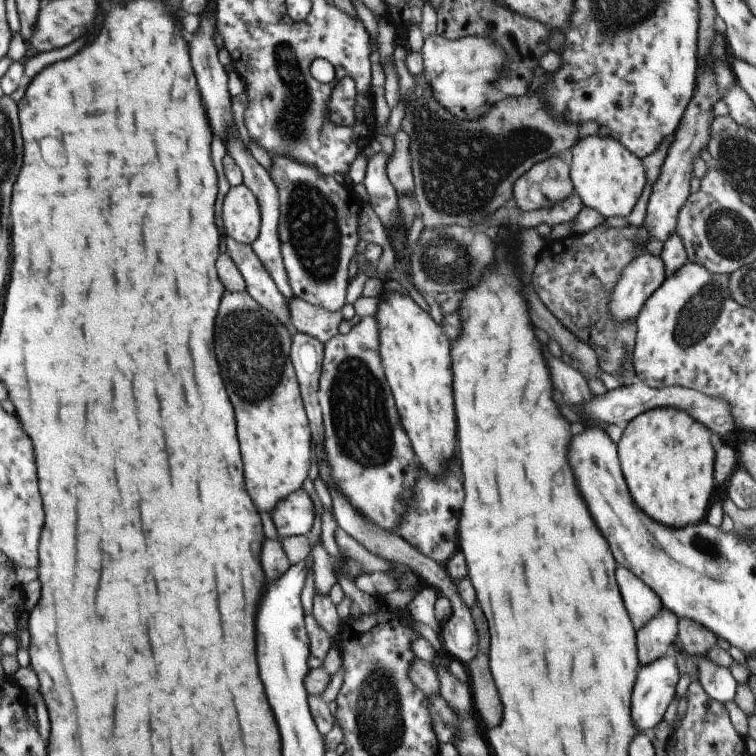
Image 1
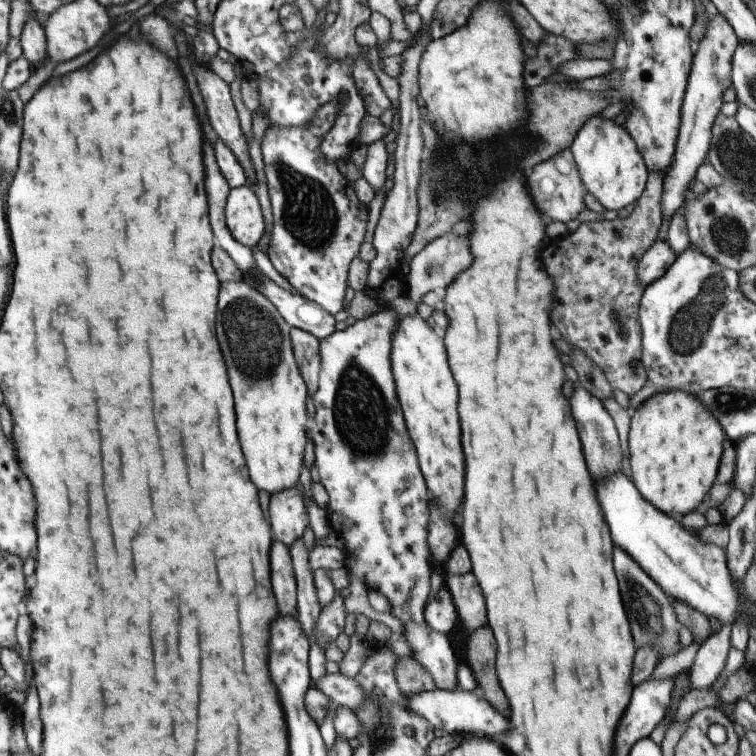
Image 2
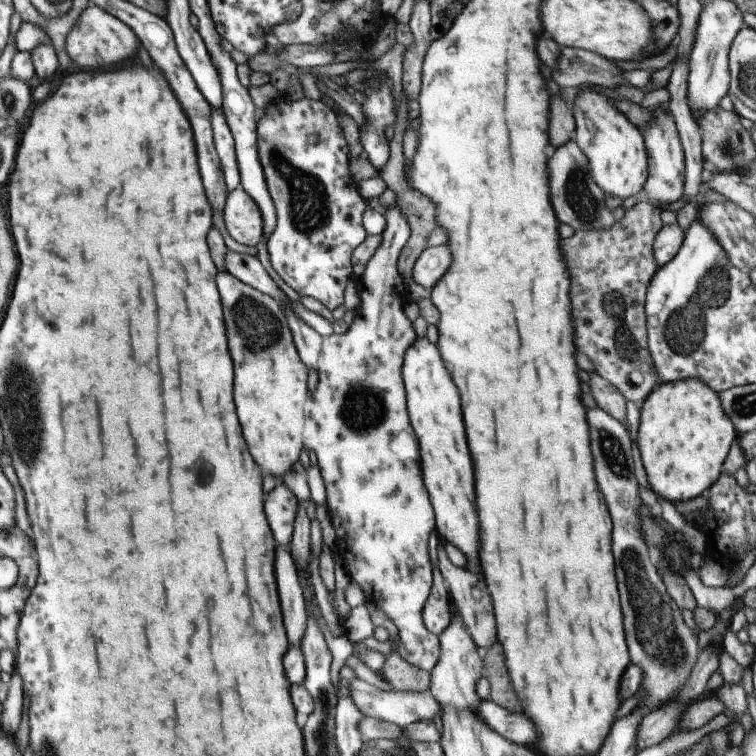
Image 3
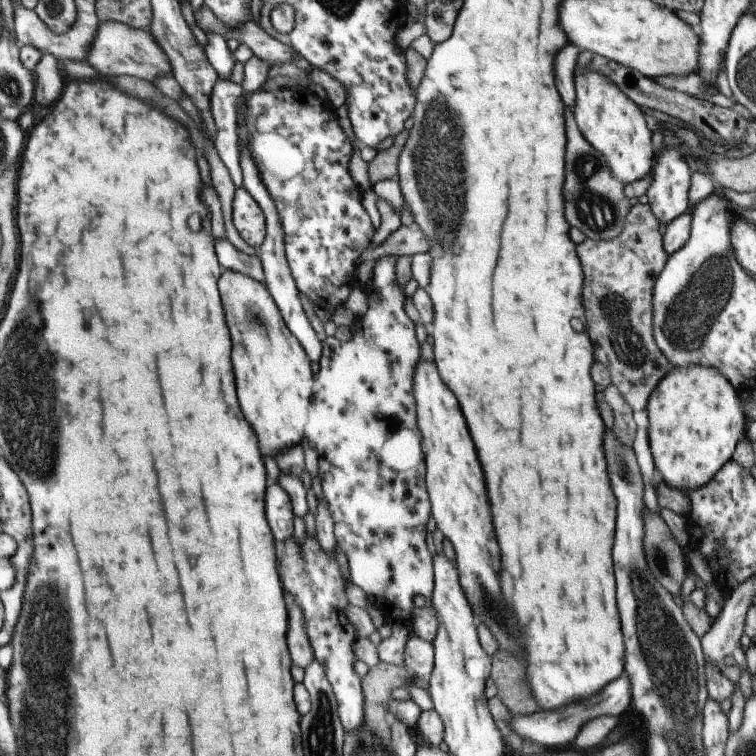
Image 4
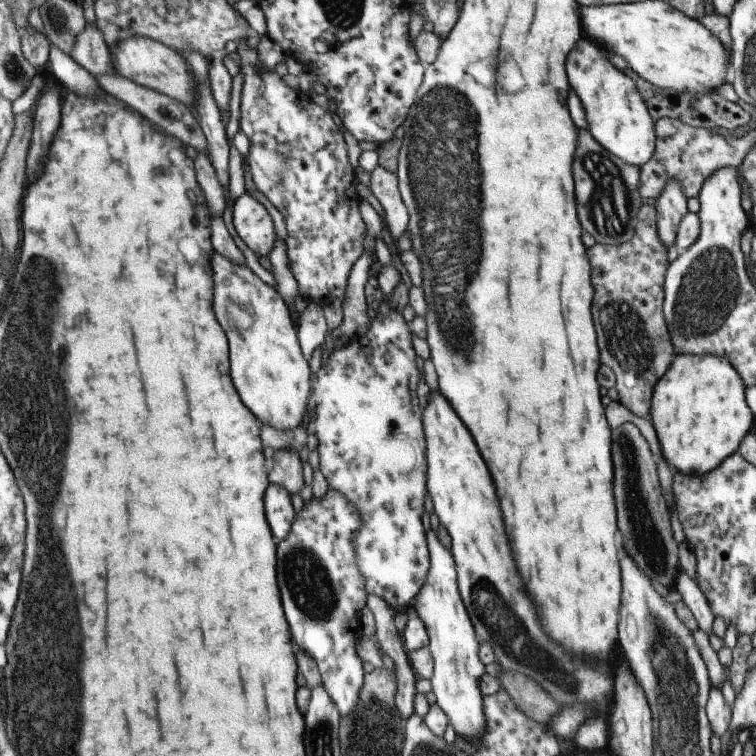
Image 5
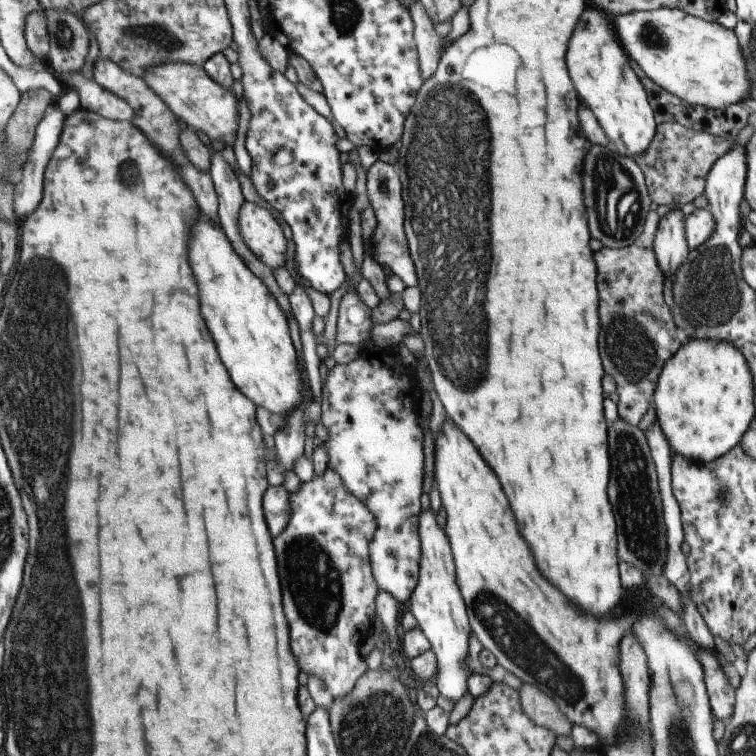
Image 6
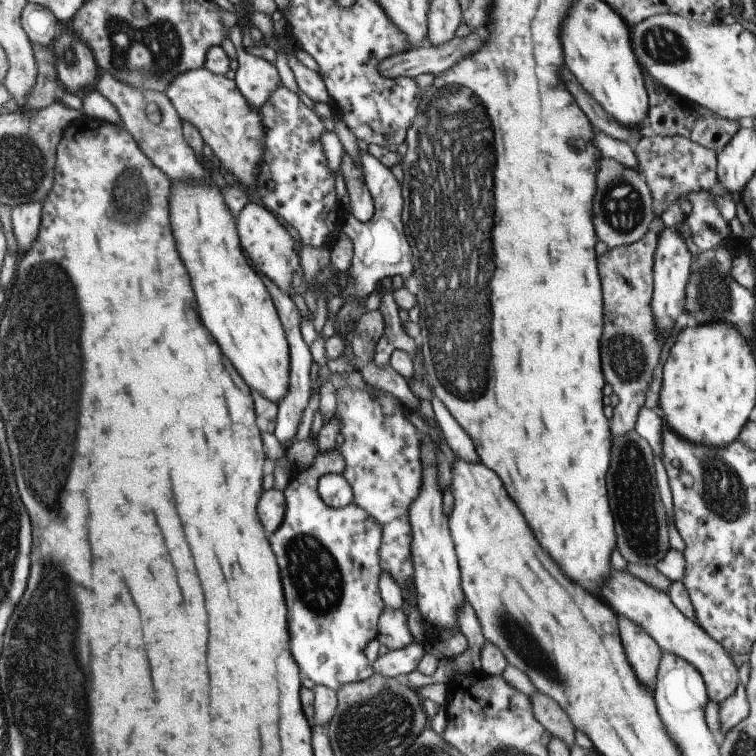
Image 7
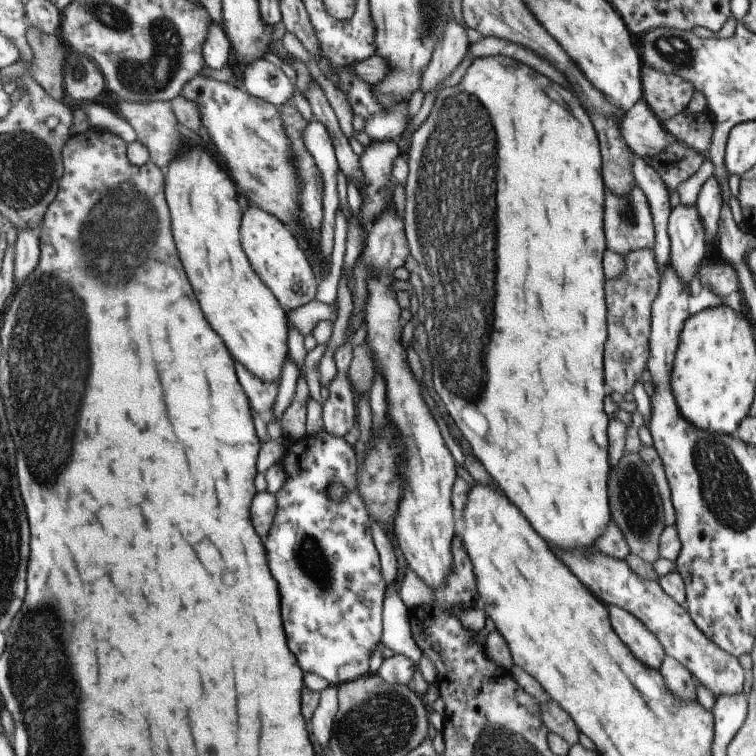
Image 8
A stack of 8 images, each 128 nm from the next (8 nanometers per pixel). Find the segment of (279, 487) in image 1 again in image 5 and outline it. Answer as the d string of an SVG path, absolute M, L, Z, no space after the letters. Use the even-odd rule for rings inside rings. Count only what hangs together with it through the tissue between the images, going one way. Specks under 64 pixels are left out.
M214 251L210 259L214 272L214 312L216 320L226 332L230 344L230 372L234 388L238 390L242 402L256 414L258 420L270 424L278 430L296 428L302 422L312 392L310 384L311 368L297 337L297 331L283 298L278 291L264 283L247 265L239 265Z

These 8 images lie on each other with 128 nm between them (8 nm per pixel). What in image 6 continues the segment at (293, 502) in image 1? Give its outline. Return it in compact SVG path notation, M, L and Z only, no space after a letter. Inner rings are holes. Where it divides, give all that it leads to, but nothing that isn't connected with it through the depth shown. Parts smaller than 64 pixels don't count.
M284 485L270 486L264 494L264 516L270 528L270 536L278 536L290 518L289 493Z

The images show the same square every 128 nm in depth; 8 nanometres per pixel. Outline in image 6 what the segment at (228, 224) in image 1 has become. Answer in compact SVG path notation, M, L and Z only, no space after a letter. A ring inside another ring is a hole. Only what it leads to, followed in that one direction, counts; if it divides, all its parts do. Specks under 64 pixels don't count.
M246 201L239 210L239 229L246 246L268 268L284 268L288 241L280 223L266 208Z

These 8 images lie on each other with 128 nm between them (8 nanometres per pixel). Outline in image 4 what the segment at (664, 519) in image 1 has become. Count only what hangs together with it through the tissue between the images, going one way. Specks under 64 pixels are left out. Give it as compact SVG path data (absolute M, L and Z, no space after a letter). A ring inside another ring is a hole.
M674 367L654 388L647 402L650 428L649 446L654 458L656 477L683 492L708 484L723 464L732 460L738 441L747 438L743 402L739 390L714 367Z

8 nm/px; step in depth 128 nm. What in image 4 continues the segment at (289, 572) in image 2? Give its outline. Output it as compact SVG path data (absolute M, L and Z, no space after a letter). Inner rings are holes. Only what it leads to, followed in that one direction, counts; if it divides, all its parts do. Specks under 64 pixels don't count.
M292 601L288 608L290 626L288 626L288 648L292 662L300 668L305 668L316 658L310 641L306 636L305 620L301 608Z

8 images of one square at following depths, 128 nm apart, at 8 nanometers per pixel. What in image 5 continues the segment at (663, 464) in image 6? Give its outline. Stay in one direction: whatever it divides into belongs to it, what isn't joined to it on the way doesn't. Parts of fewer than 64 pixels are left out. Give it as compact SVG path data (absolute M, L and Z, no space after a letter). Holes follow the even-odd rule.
M679 566L679 568L680 570L675 576L673 589L680 592L684 604L693 612L699 628L708 634L708 639L710 639L712 647L718 652L725 644L722 638L712 633L712 625L716 617L706 600L706 596L704 596L704 593L700 590L696 581L693 580L681 566Z

